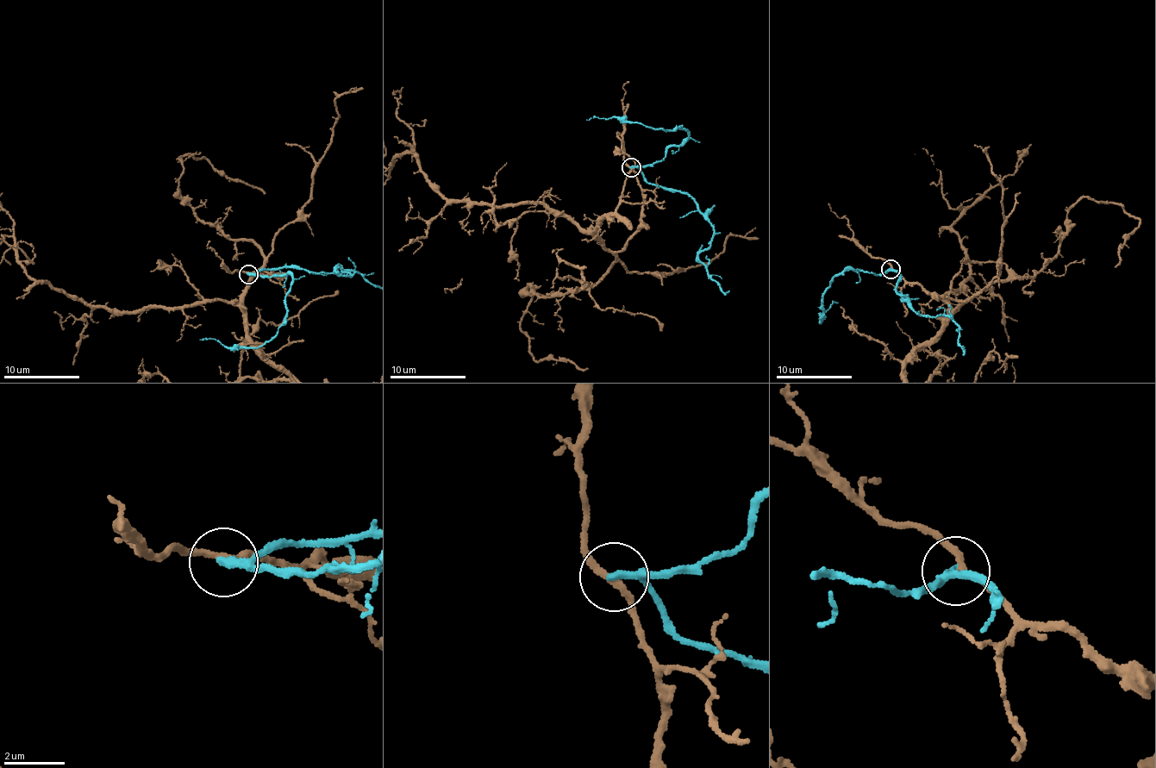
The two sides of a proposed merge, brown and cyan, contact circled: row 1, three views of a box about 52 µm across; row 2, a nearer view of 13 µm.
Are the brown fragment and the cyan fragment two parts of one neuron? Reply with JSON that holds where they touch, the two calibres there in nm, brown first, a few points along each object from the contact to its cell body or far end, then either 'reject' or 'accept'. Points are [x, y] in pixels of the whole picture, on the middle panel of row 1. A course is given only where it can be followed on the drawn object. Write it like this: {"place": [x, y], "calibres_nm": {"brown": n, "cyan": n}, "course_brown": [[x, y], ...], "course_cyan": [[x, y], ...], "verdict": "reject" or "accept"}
{"place": [631, 167], "calibres_nm": {"brown": 200, "cyan": 200}, "course_cyan": [[632, 167], [652, 165], [686, 138], [688, 130], [680, 127], [666, 131], [612, 117], [586, 119]], "verdict": "reject"}

